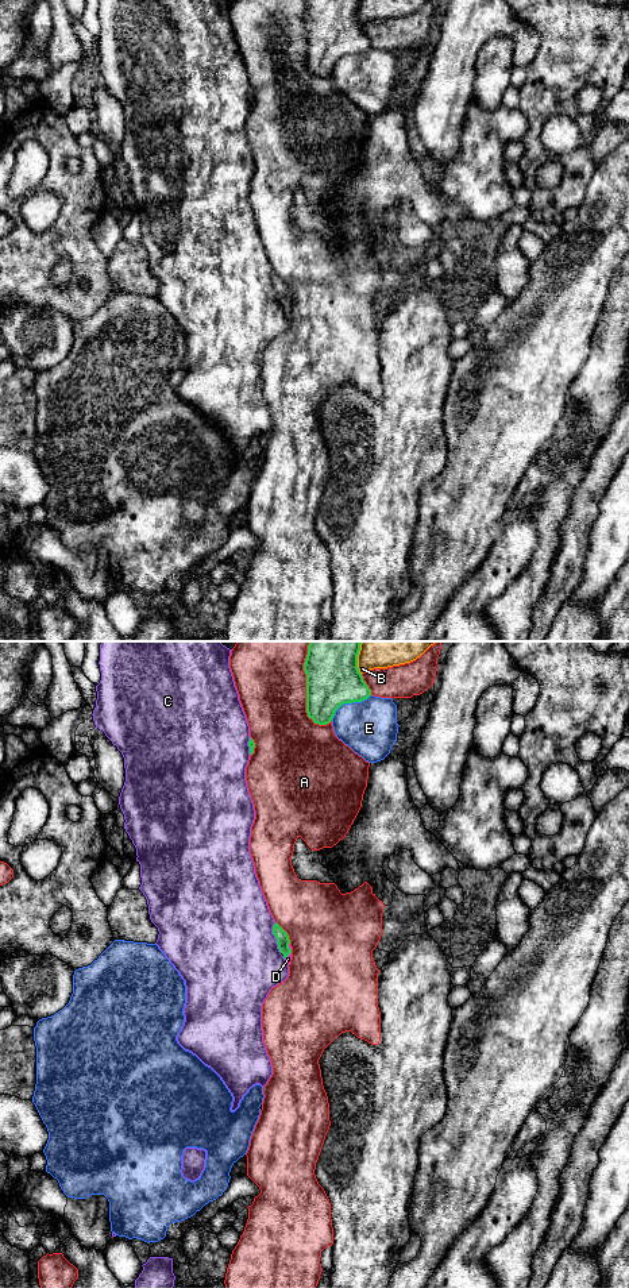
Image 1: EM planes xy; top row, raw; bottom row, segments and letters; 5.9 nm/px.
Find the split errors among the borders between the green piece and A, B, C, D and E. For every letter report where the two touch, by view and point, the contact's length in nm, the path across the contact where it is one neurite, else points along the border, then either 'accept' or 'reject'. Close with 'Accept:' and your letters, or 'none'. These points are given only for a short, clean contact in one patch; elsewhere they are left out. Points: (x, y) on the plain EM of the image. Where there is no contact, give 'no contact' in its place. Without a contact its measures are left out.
A: xy (307, 43) | 480 nm | reject
B: xy (357, 14) | 160 nm | reject
C: xy (276, 289) | 190 nm | reject
D: xy (288, 299) | 50 nm | across xy (282, 290), (288, 299), (289, 296) | accept
E: xy (348, 54) | 280 nm | reject
Accept: D

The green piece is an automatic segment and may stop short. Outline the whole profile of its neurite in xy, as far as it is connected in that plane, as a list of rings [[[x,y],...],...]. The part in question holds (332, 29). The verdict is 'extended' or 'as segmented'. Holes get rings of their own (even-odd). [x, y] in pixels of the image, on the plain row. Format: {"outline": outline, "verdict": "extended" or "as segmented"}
{"outline": [[[308,0],[306,65],[314,76],[327,77],[344,55],[362,54],[371,47],[358,20],[360,0]]], "verdict": "as segmented"}

